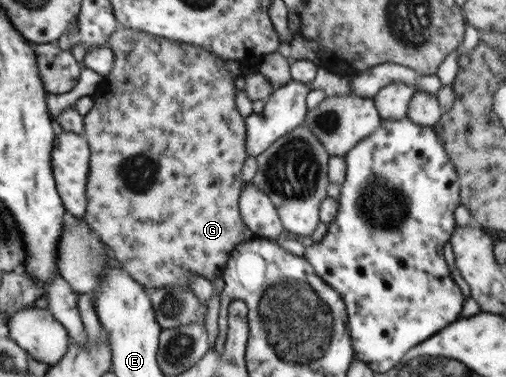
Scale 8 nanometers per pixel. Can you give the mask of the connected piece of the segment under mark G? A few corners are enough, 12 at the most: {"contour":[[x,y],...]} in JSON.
{"contour":[[119,28],[85,220],[148,291],[221,277],[246,124],[227,60]]}

